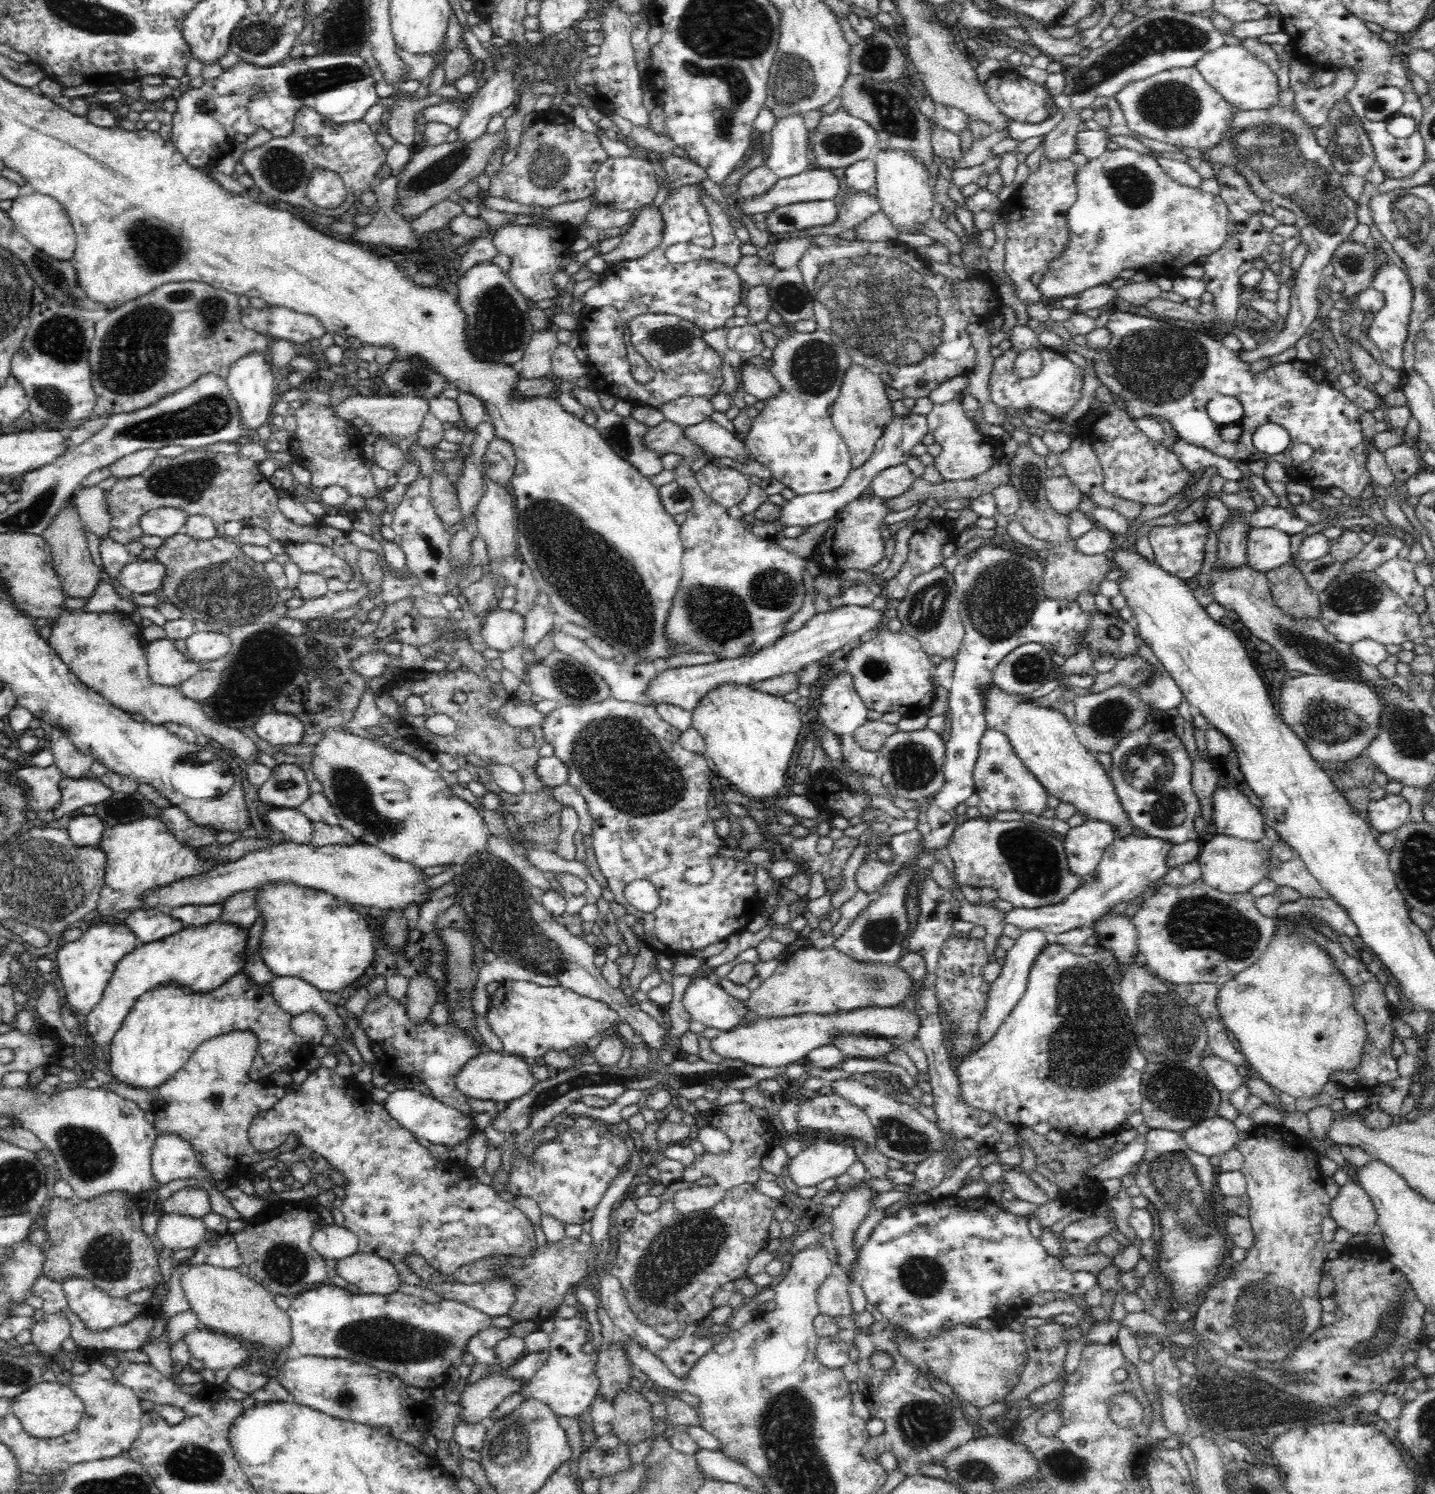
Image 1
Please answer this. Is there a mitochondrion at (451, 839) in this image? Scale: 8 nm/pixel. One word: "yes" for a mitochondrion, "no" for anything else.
no

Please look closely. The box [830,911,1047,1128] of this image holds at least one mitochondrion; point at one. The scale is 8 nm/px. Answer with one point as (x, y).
(868, 979)

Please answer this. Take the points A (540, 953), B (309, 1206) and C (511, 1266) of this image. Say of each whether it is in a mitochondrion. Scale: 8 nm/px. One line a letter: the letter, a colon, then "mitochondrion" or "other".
A: mitochondrion
B: other
C: mitochondrion

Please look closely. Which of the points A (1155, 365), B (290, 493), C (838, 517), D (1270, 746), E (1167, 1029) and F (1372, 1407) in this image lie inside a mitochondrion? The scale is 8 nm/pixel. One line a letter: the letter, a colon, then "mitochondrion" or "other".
A: mitochondrion
B: other
C: other
D: other
E: mitochondrion
F: other

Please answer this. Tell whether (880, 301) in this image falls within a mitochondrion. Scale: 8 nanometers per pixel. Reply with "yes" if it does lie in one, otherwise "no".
yes

